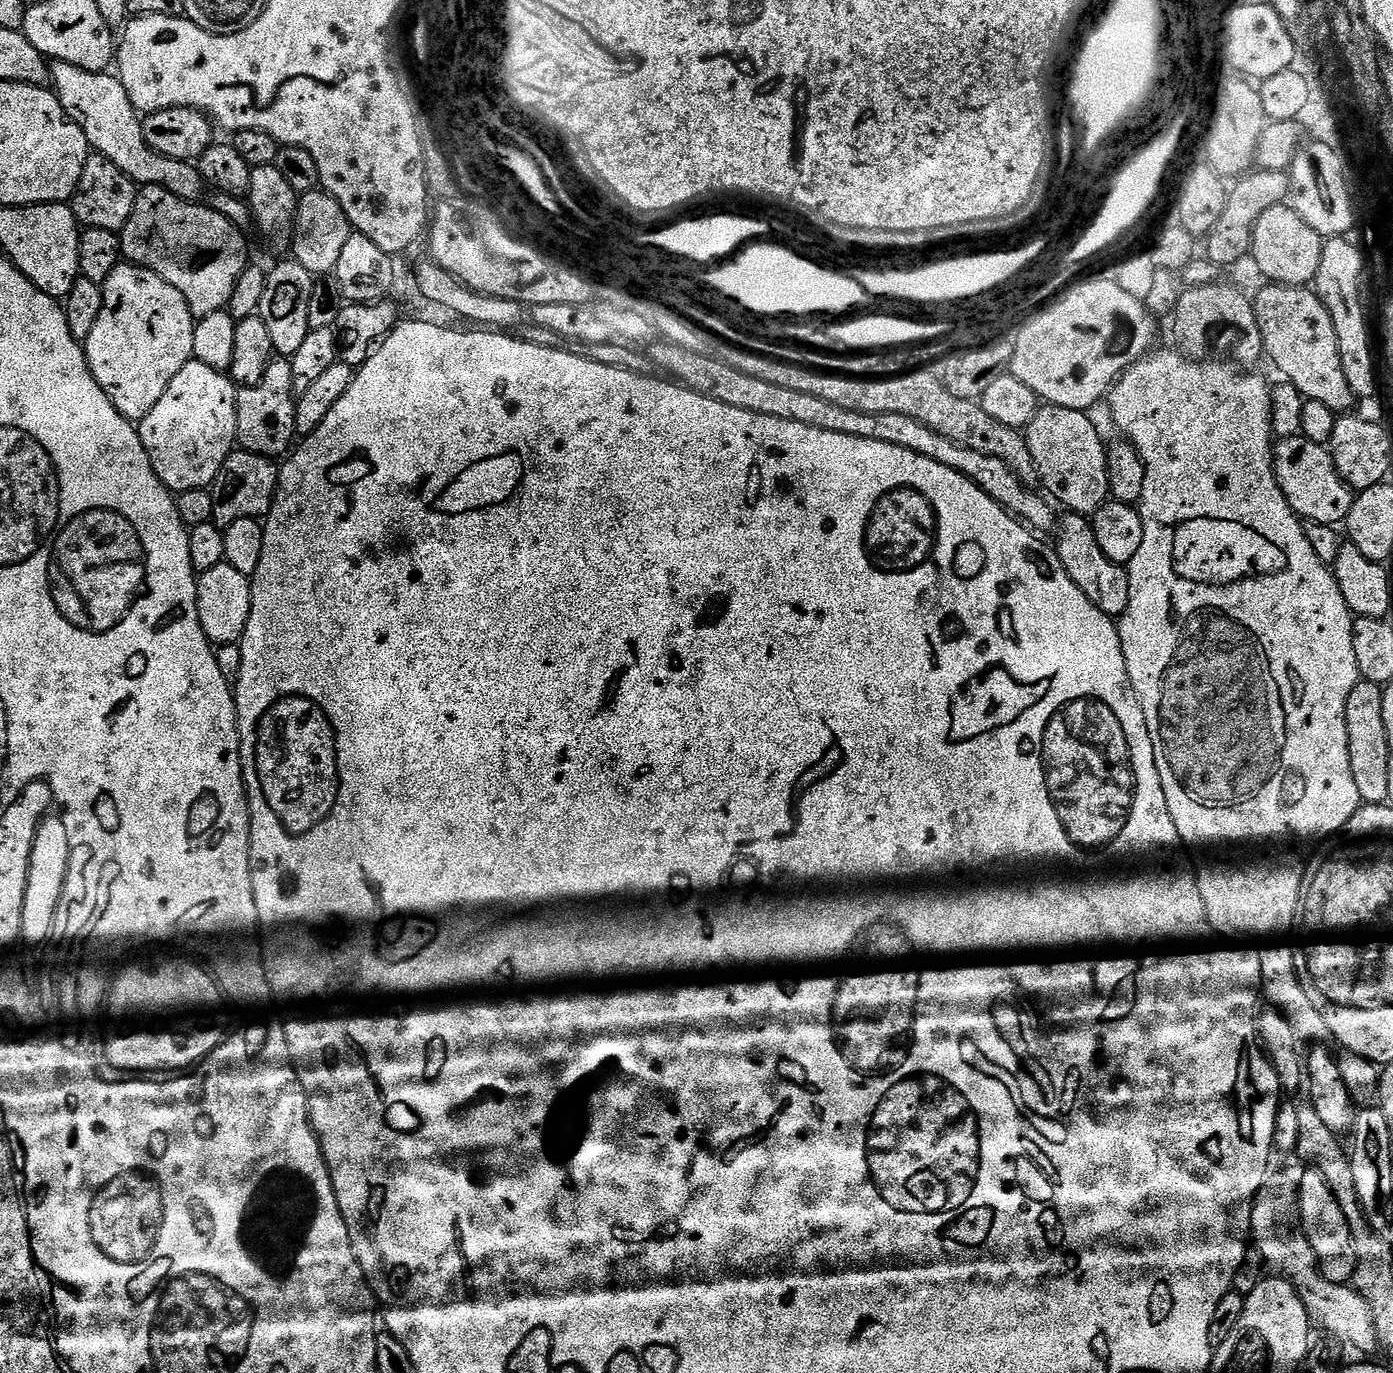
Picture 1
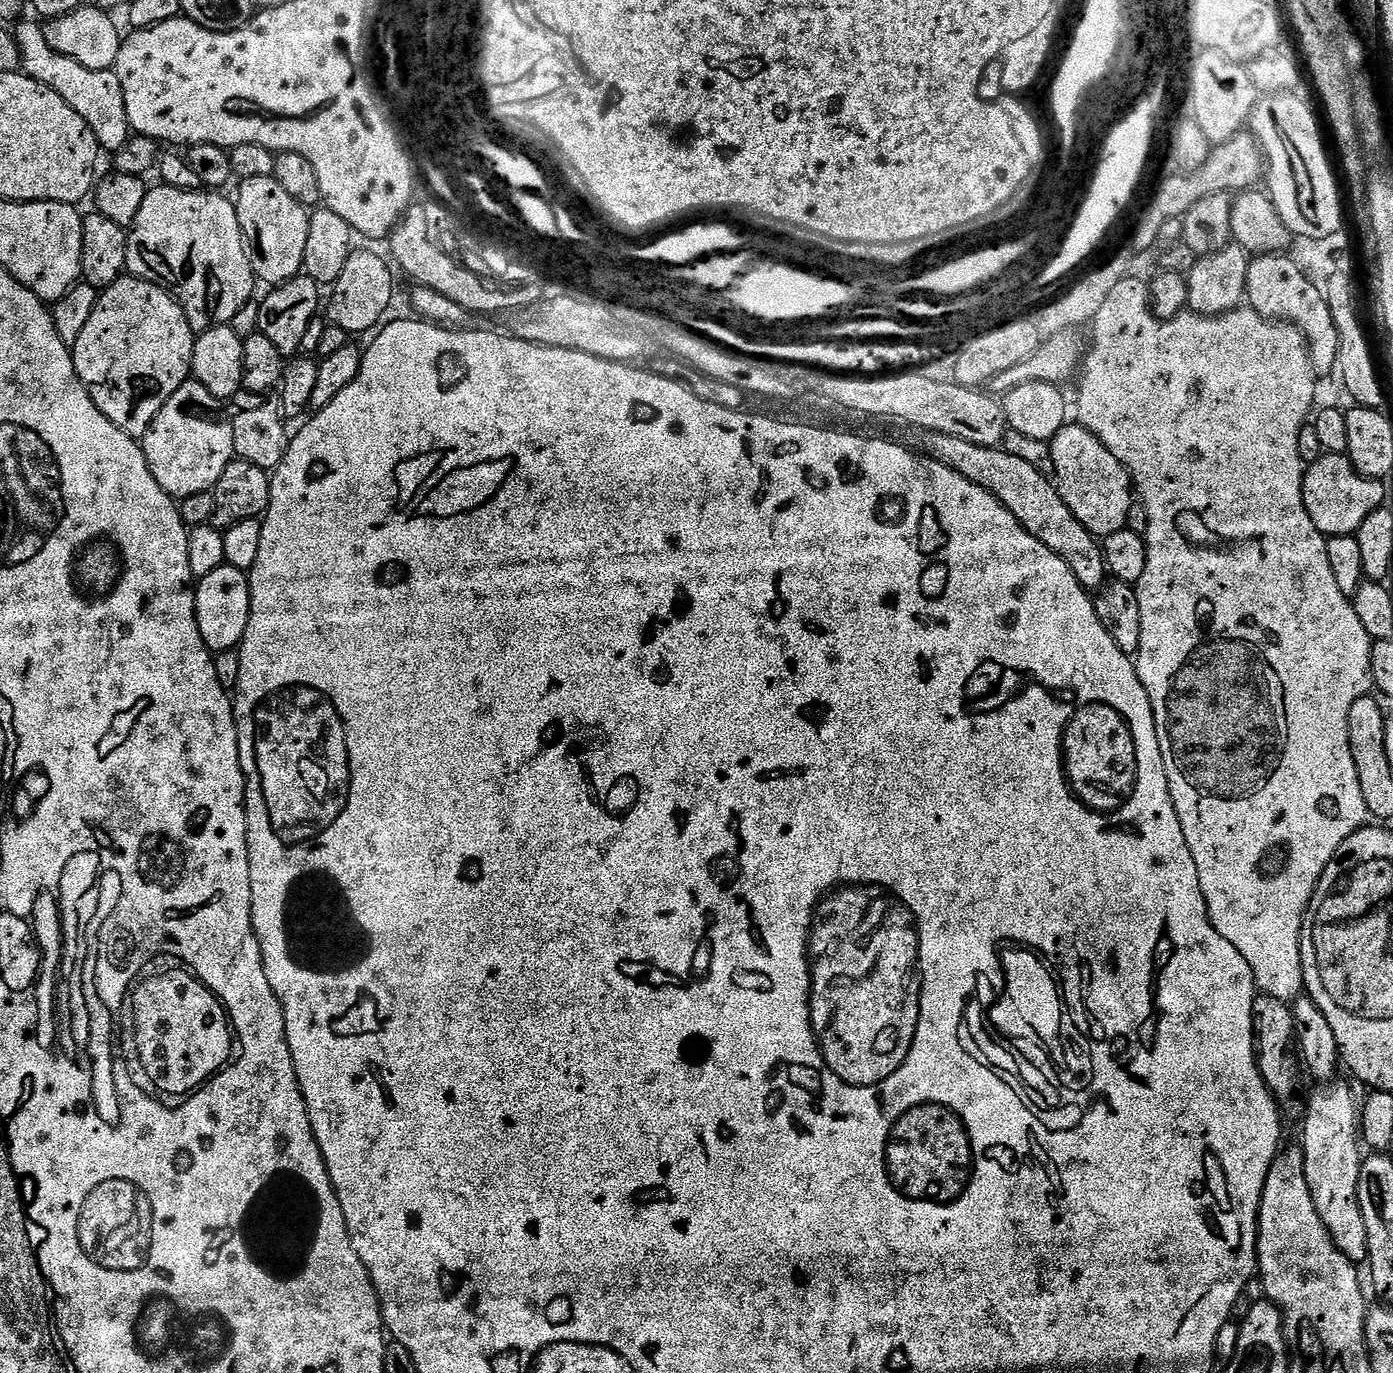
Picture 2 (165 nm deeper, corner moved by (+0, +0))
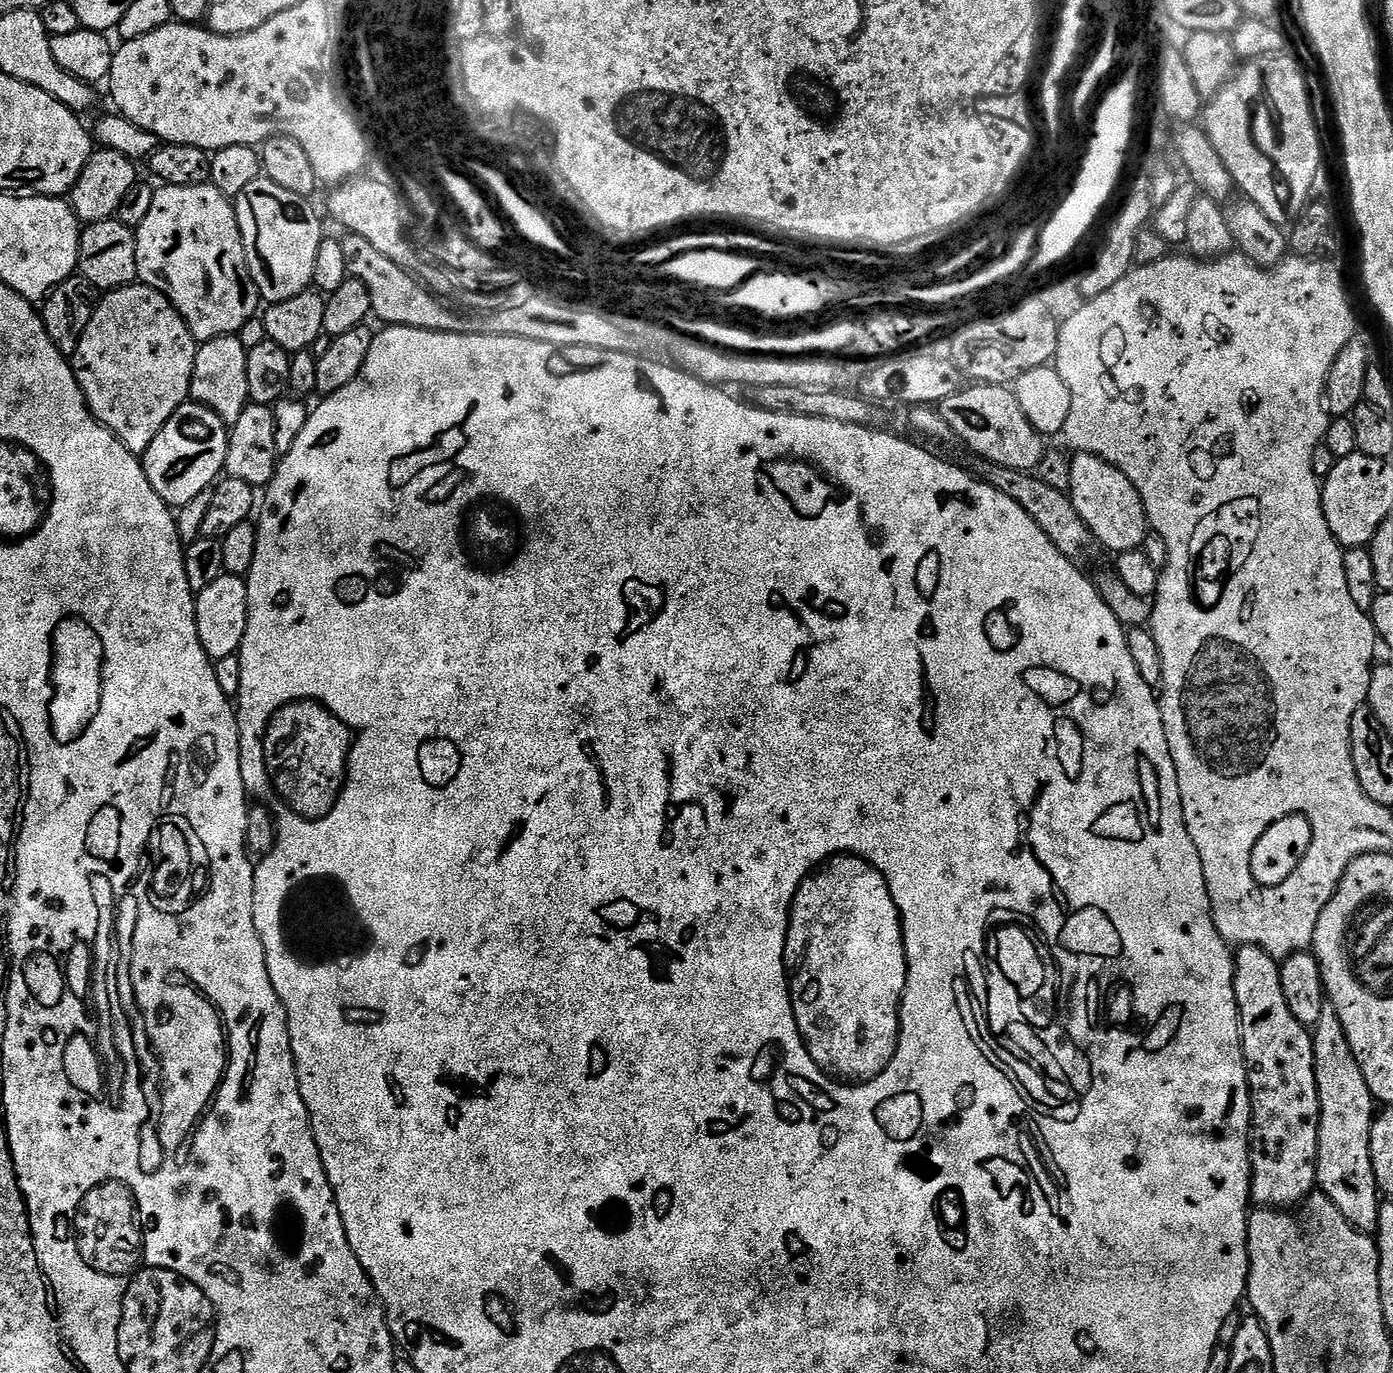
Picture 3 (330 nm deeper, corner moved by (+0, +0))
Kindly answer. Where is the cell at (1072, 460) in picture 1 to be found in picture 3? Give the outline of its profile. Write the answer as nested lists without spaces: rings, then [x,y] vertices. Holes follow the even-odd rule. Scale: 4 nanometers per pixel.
[[[1076,454],[1071,457],[1070,484],[1067,490],[1078,518],[1086,522],[1090,534],[1102,549],[1109,548],[1112,554],[1134,552],[1144,547],[1150,531],[1148,515],[1144,509],[1134,482],[1114,466],[1097,456]]]

